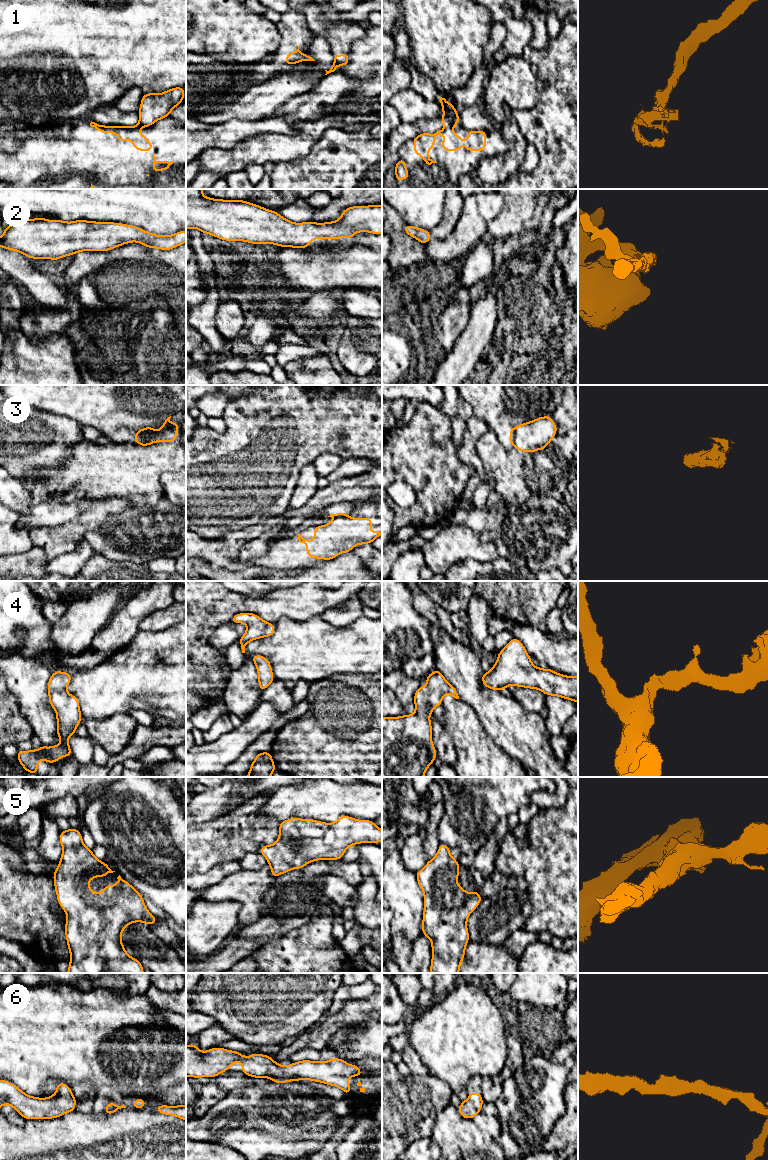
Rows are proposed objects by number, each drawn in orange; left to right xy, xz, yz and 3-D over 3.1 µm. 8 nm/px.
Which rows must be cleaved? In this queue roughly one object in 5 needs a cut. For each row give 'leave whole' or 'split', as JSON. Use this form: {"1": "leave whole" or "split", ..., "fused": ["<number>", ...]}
{"1": "split", "2": "leave whole", "3": "split", "4": "leave whole", "5": "leave whole", "6": "leave whole", "fused": ["1", "3"]}

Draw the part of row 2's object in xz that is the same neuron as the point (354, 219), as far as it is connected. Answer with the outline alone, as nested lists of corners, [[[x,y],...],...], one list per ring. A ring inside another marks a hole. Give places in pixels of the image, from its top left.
[[[186,189],[186,230],[196,228],[226,241],[245,241],[252,244],[269,243],[282,248],[308,247],[313,239],[350,239],[358,232],[382,234],[382,205],[346,208],[336,221],[294,223],[277,211],[244,200],[222,200],[203,196],[202,189]]]

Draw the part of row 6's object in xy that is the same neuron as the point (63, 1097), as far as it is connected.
[[[0,1080],[0,1107],[4,1104],[12,1106],[22,1117],[28,1119],[52,1119],[57,1118],[65,1113],[74,1112],[77,1100],[69,1086],[64,1082],[57,1084],[57,1090],[54,1095],[47,1098],[38,1098],[29,1096],[20,1090],[11,1082]]]

